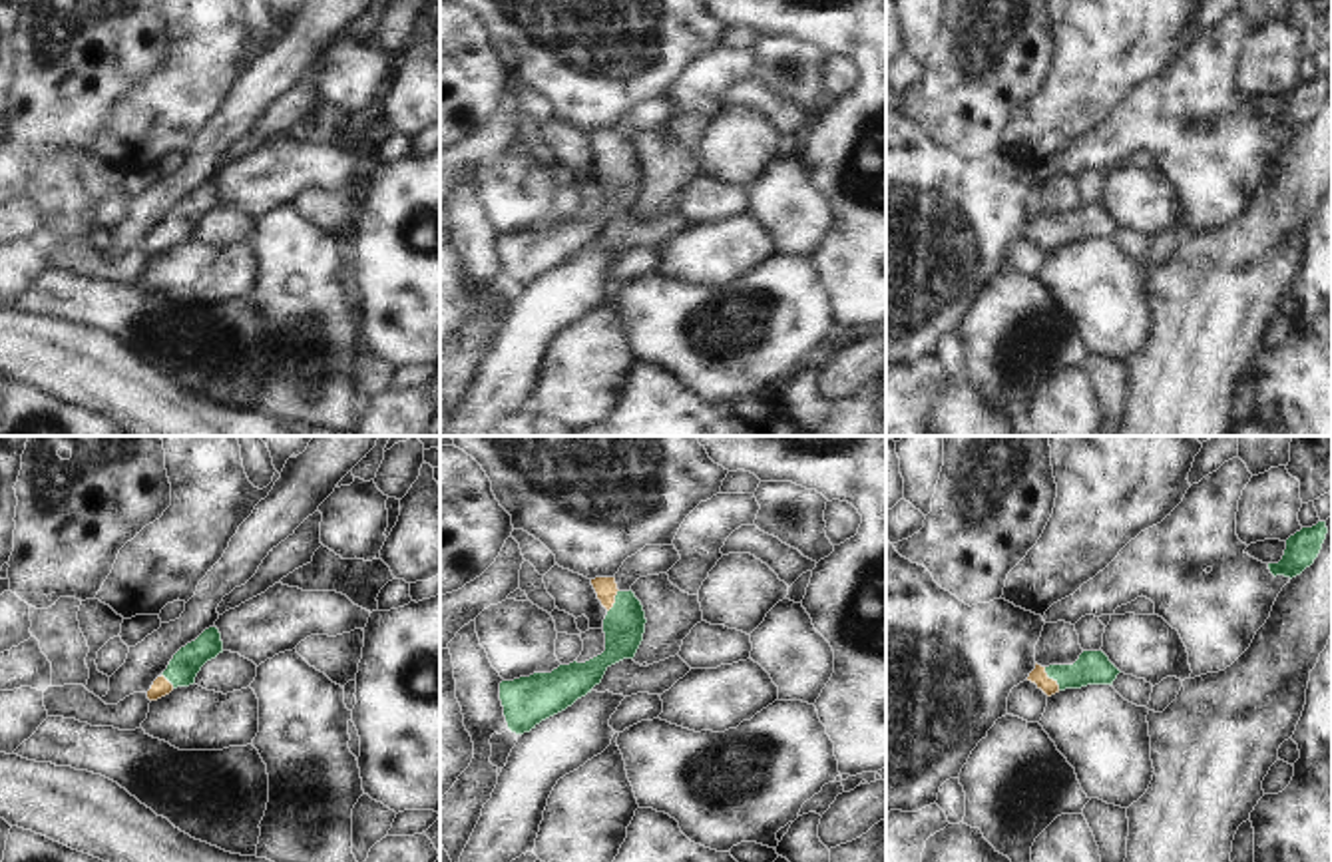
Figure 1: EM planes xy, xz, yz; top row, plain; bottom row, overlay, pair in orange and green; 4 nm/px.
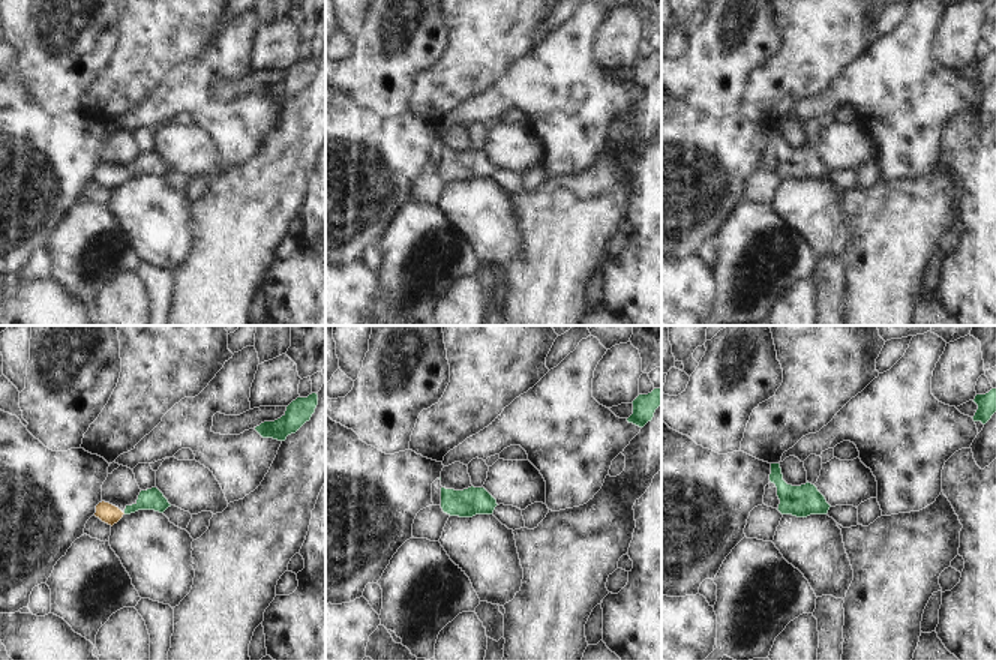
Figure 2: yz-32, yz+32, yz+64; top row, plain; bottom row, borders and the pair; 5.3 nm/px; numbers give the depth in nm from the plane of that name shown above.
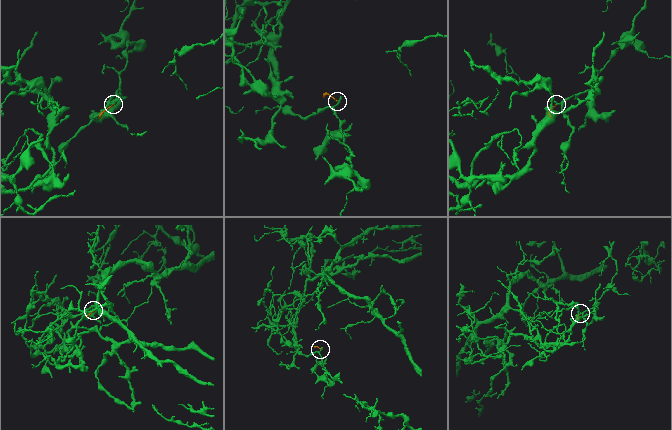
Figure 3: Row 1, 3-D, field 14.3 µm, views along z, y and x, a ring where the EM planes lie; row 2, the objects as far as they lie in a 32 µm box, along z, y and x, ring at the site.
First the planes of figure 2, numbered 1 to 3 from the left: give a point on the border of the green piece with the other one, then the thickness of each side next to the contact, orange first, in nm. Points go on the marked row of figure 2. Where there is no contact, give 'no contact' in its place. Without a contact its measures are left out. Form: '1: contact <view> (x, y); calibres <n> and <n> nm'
1: no contact
2: no contact
3: no contact

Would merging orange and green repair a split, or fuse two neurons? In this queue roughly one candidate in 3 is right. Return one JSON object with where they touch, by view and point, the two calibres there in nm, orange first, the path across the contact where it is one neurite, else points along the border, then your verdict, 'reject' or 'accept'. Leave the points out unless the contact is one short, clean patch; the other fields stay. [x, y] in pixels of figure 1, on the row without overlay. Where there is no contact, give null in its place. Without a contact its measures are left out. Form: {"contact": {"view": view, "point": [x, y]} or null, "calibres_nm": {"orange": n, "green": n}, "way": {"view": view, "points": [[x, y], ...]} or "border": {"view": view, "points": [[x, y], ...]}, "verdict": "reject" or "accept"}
{"contact": {"view": "yz", "point": [1052, 233]}, "calibres_nm": {"orange": 70, "green": 140}, "way": {"view": "yz", "points": [[1038, 229], [1052, 233], [1074, 231], [1094, 221]]}, "verdict": "accept"}

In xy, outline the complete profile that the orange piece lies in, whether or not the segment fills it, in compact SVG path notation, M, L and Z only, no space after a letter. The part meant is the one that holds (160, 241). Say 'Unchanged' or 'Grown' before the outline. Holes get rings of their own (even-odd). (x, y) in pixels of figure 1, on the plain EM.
Grown. M209 181L195 195L187 197L173 209L167 223L147 245L147 253L157 255L177 241L193 239L201 221L219 207L223 207L221 187L217 181Z

